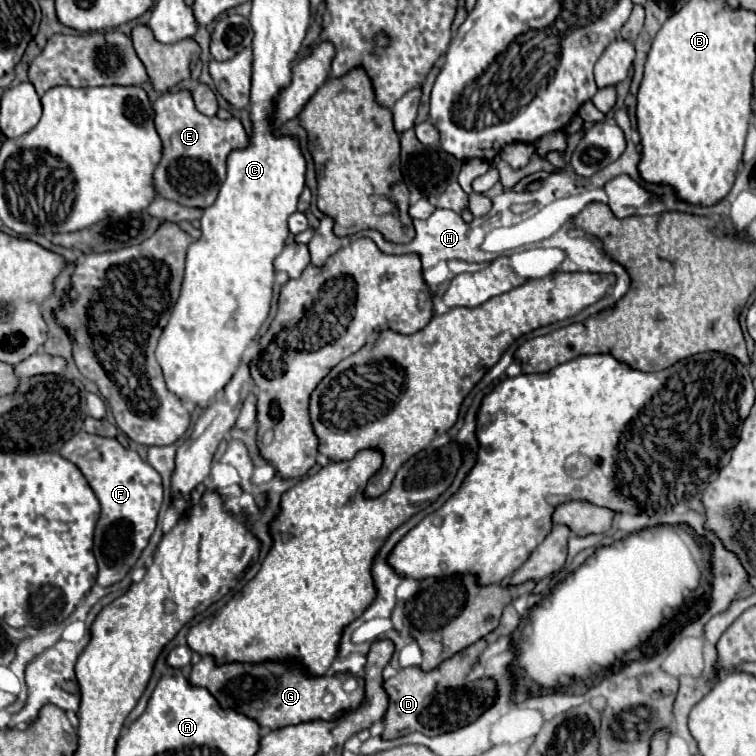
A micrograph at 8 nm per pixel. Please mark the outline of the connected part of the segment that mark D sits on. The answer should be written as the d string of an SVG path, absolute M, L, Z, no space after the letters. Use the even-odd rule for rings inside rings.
M484 639L466 647L462 653L446 659L432 671L422 671L420 667L406 667L384 681L384 691L388 695L388 711L384 715L382 739L396 739L408 731L420 731L424 735L440 735L446 731L456 731L484 713L494 701L494 683L478 679L466 687L466 675L478 661L480 653L488 647Z

